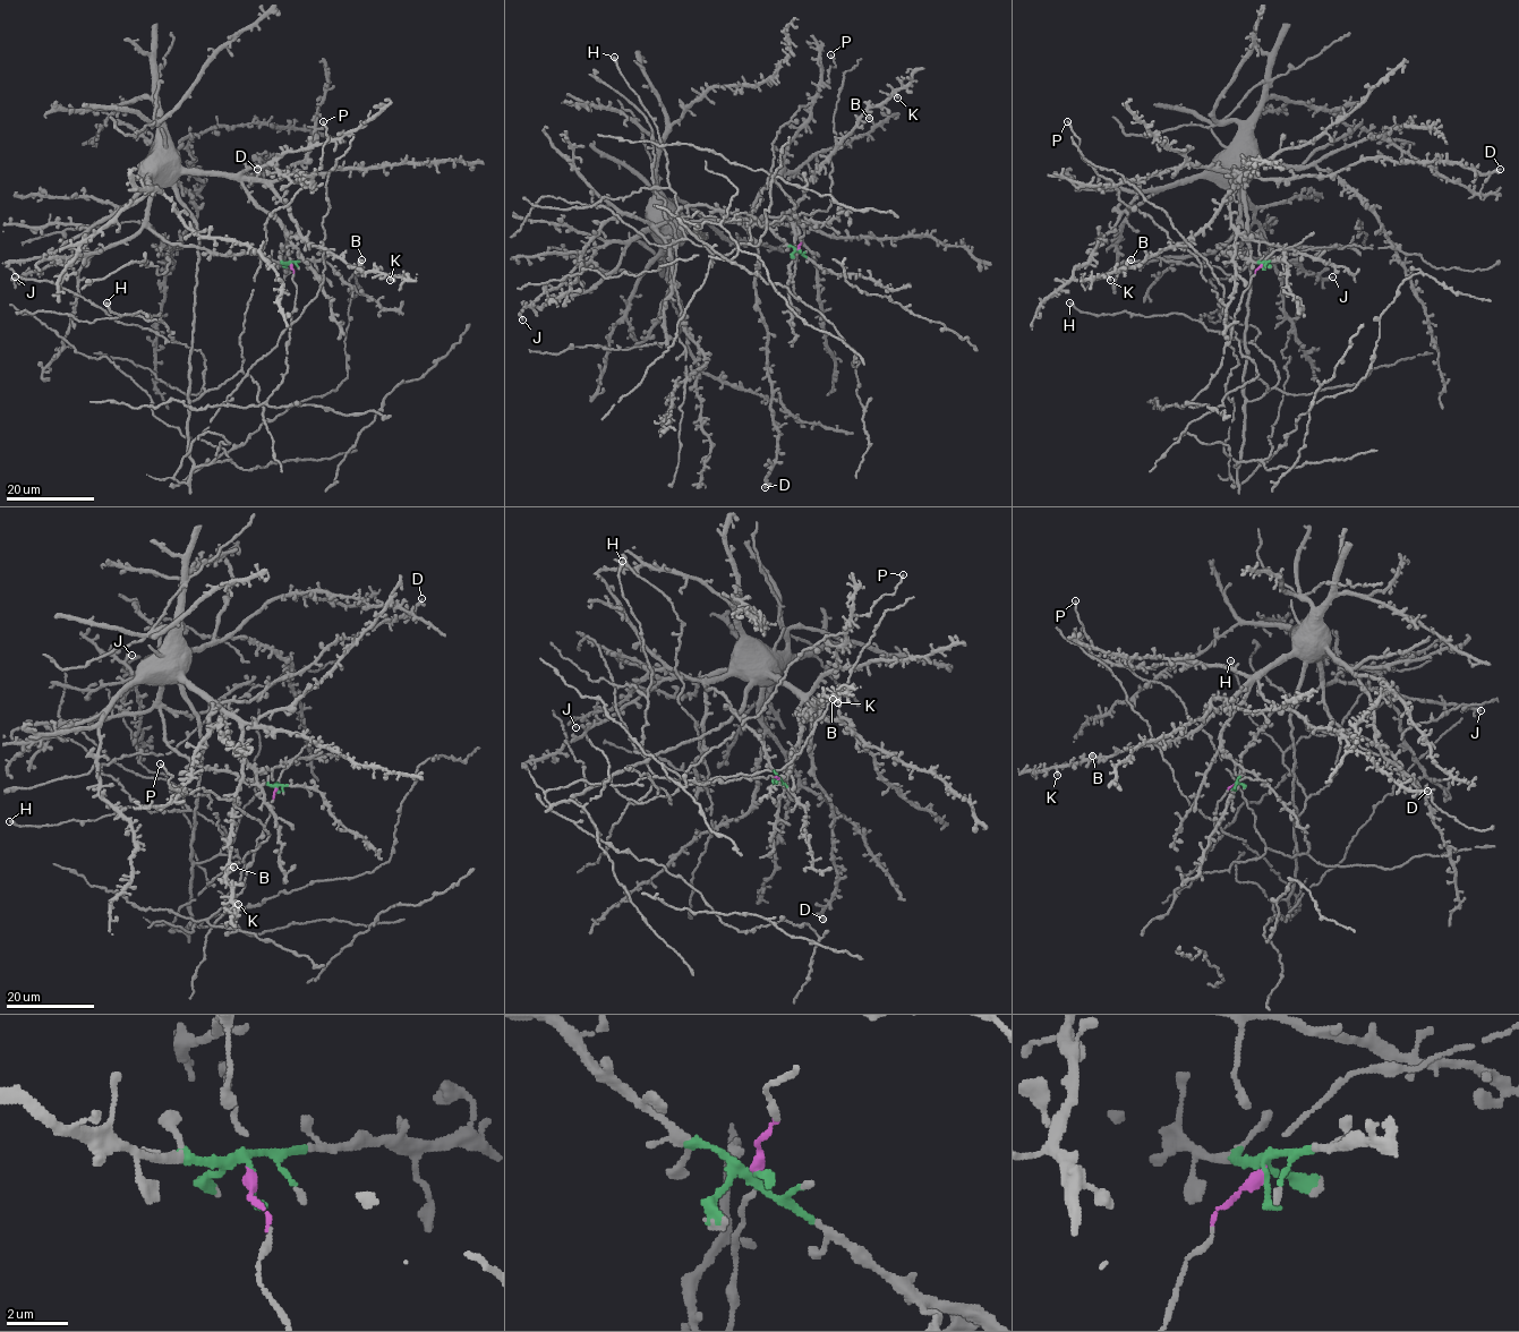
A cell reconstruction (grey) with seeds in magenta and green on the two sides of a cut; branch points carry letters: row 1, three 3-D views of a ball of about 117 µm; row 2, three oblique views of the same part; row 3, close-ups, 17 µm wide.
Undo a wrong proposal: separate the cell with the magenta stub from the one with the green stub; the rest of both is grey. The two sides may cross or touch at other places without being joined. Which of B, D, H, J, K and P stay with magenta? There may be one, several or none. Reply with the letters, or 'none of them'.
none of them

